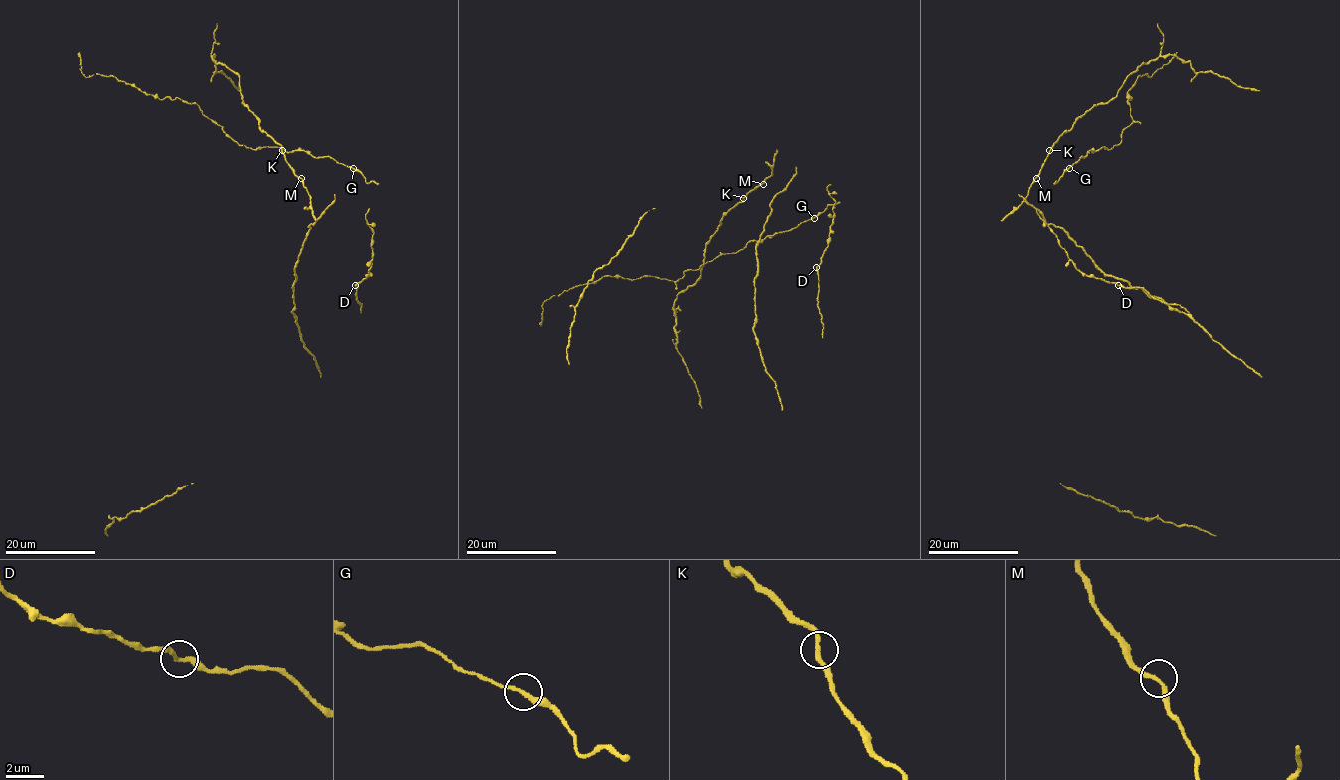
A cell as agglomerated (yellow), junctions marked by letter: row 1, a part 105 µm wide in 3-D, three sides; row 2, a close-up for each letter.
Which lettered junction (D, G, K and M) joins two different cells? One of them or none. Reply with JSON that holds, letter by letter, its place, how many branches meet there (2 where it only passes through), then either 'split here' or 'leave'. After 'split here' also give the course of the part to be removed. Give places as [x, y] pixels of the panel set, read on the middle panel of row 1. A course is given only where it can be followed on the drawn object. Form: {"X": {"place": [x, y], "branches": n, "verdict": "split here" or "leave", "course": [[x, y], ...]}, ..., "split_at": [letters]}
{"D": {"place": [816, 267], "branches": 2, "verdict": "leave"}, "G": {"place": [814, 218], "branches": 2, "verdict": "leave"}, "K": {"place": [743, 198], "branches": 2, "verdict": "leave"}, "M": {"place": [763, 184], "branches": 2, "verdict": "leave"}, "split_at": []}

